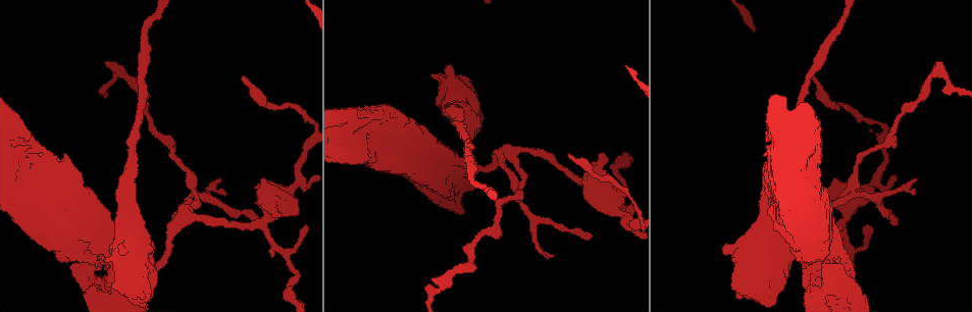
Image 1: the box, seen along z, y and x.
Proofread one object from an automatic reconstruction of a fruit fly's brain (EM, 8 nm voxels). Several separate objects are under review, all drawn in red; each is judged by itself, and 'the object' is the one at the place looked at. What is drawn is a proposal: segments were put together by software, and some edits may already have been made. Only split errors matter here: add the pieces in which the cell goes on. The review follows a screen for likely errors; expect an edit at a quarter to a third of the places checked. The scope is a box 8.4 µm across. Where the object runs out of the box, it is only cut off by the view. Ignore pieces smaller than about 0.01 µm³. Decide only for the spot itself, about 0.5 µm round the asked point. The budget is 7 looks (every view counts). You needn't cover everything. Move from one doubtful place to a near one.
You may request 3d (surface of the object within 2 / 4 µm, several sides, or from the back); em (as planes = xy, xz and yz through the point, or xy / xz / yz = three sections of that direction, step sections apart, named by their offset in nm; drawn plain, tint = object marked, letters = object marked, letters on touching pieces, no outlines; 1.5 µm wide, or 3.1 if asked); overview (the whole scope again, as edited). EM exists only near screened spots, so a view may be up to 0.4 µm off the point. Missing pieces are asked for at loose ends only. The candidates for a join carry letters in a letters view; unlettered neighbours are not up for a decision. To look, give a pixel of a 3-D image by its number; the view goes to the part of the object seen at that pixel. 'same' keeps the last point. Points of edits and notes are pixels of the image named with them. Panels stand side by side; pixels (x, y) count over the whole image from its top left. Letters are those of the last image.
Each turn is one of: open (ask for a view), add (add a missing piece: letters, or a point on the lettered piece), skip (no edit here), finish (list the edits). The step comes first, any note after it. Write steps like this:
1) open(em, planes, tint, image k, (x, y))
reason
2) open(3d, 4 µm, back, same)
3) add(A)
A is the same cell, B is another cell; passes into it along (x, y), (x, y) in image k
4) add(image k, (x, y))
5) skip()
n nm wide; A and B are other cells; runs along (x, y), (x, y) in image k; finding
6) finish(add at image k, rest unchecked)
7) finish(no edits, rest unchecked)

open(3d, 4 µm, image 1, (117, 288))
stops while still wide

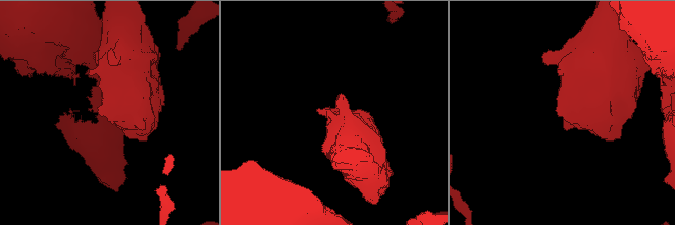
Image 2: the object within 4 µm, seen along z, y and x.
open(em, xz, step 4, letters, image 2, (105, 116))
need the tissue

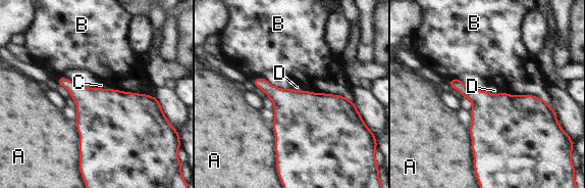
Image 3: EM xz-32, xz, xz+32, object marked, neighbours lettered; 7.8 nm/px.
skip()
A, B, C and D are other cells; border along (499, 91), (536, 97) in image 3; none of them fits

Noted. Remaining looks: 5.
open(3d, 4 µm, image 1, (787, 274))
branch stops here

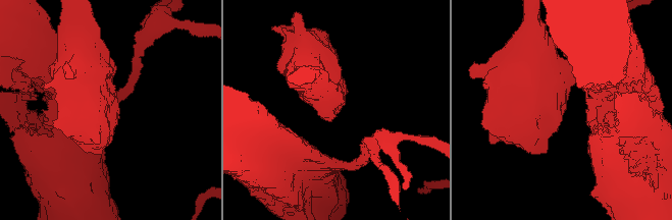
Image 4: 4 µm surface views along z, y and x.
open(em, planes, tint, image 4, (114, 103))

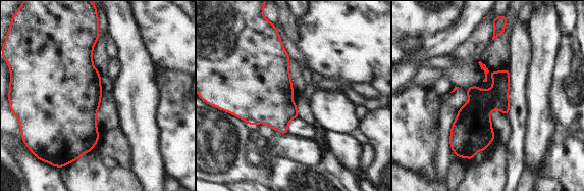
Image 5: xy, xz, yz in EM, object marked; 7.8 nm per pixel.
open(em, planes, letters, same)
see the neighbours

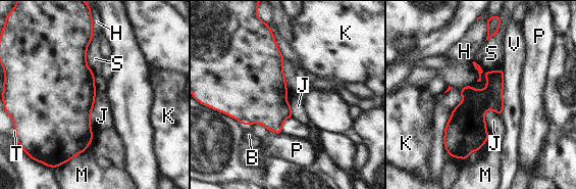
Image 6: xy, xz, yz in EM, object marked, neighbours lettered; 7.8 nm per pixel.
skip()
B, H, J, K, M, P, S, T and V are other cells; border along (96, 85), (90, 124) in image 6; none of them fits

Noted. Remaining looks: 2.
open(em, planes, letters, image 1, (914, 193))

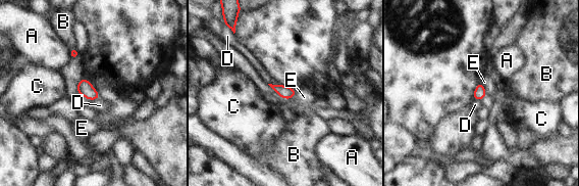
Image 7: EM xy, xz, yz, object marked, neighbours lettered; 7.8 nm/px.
skip()
90 nm wide; E touches over 160 nm; A, B, C, D and E are other cells; none of them fits

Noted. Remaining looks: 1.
finish(no edits, rest unchecked)

